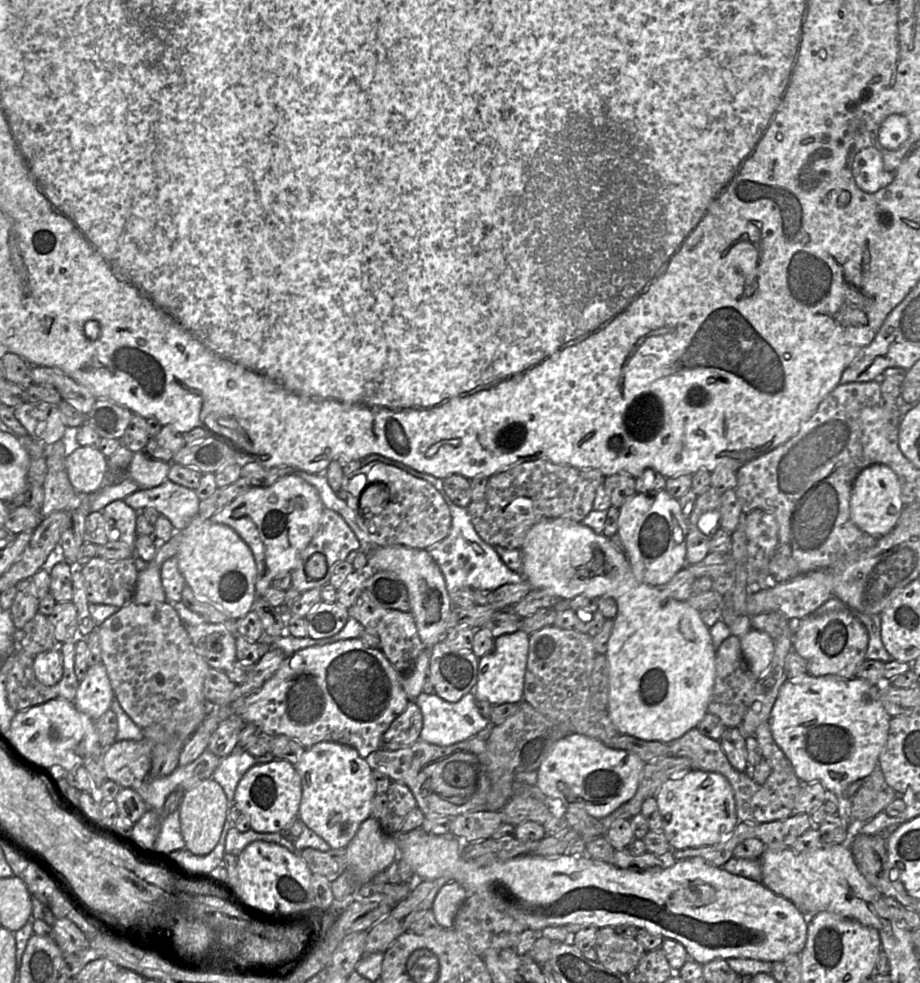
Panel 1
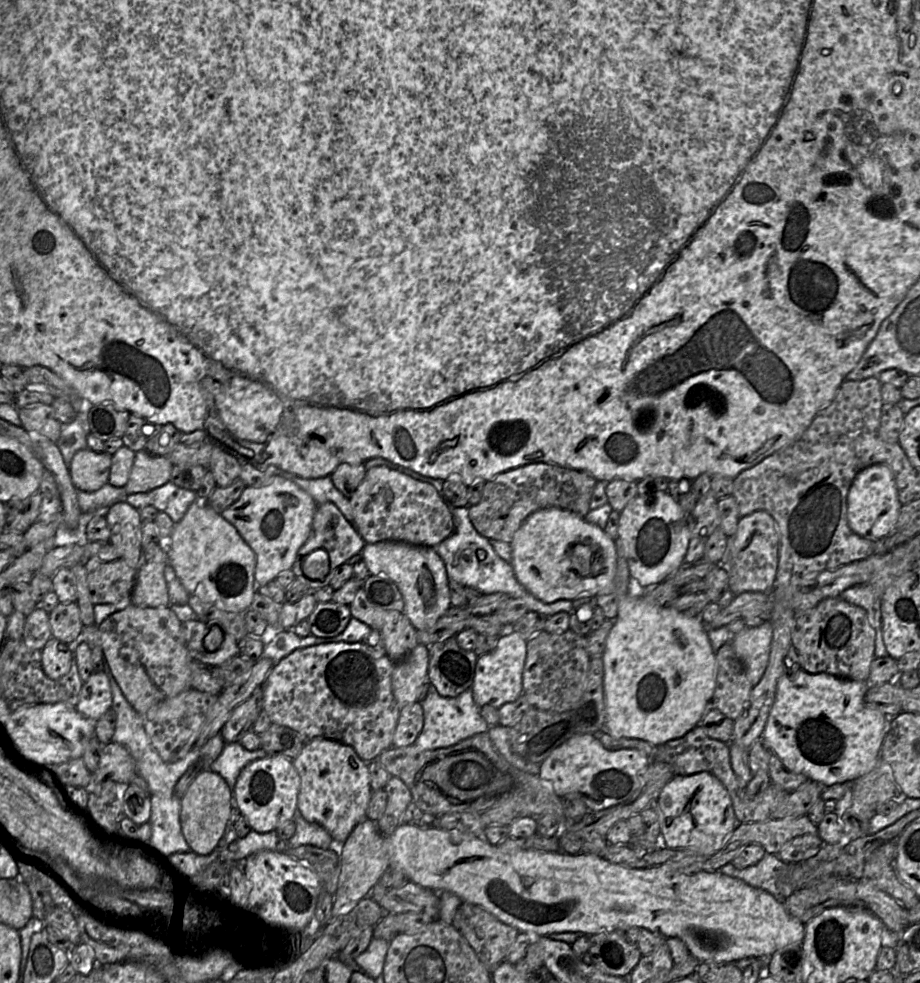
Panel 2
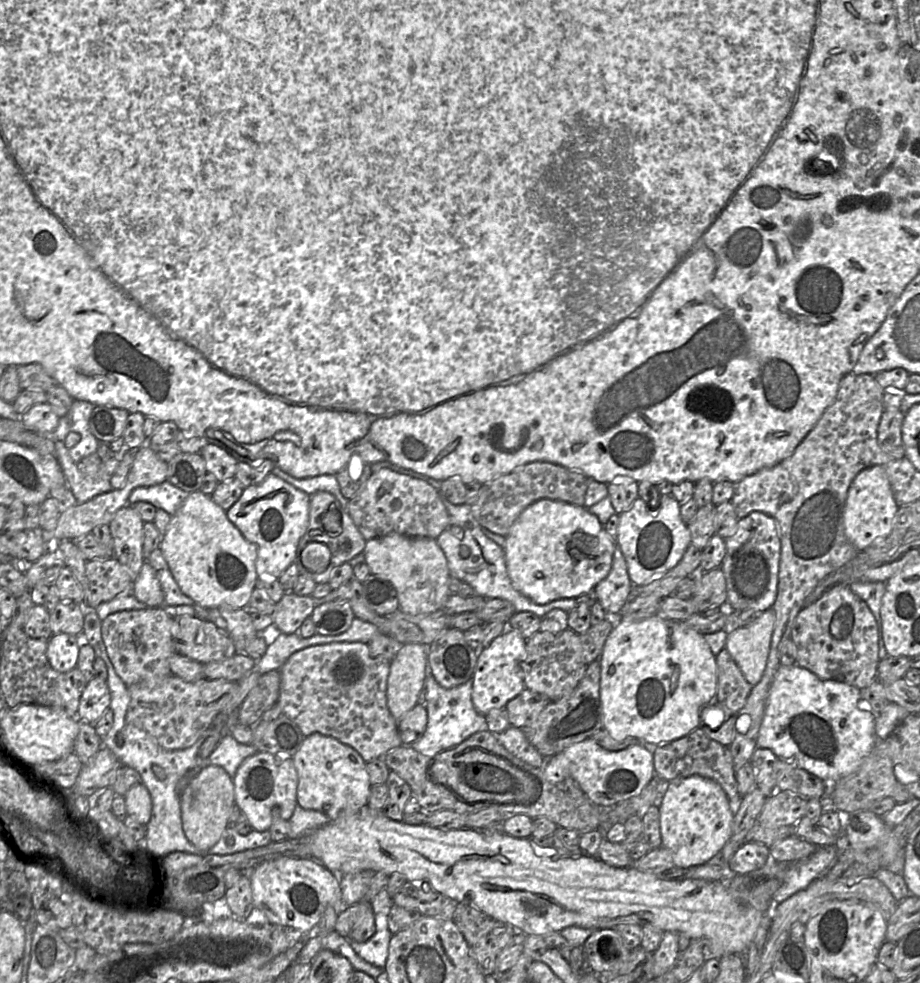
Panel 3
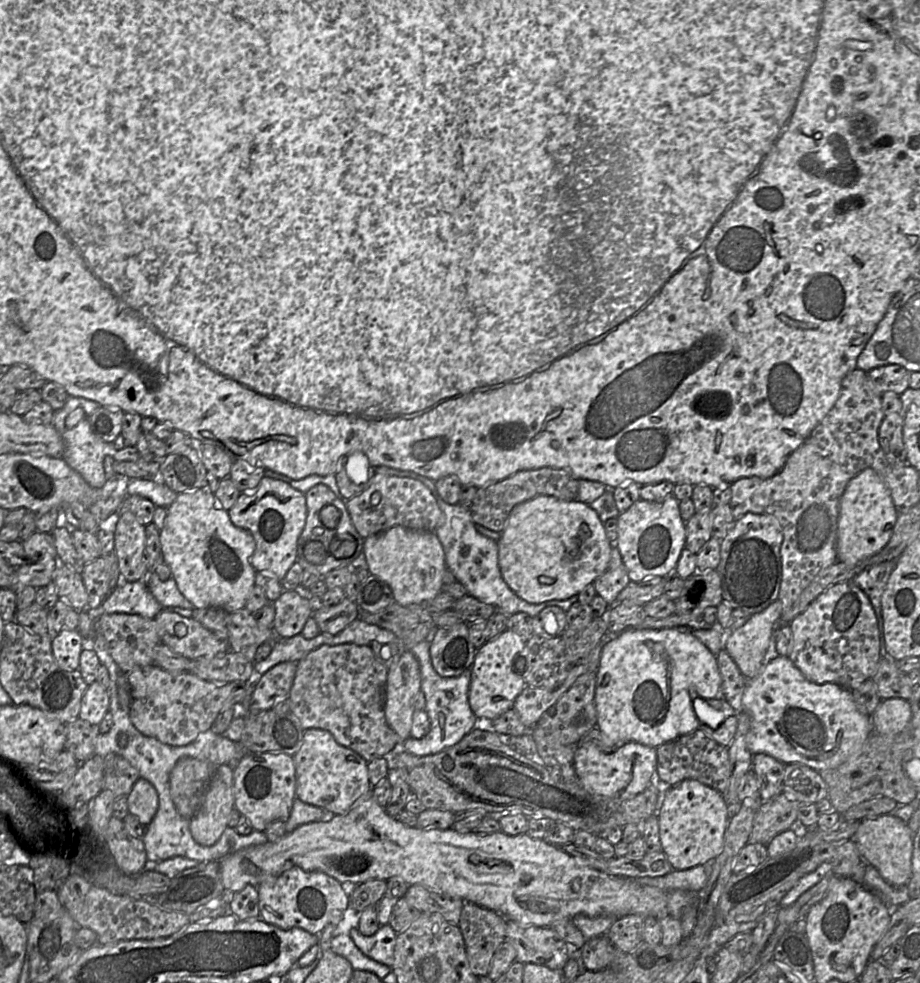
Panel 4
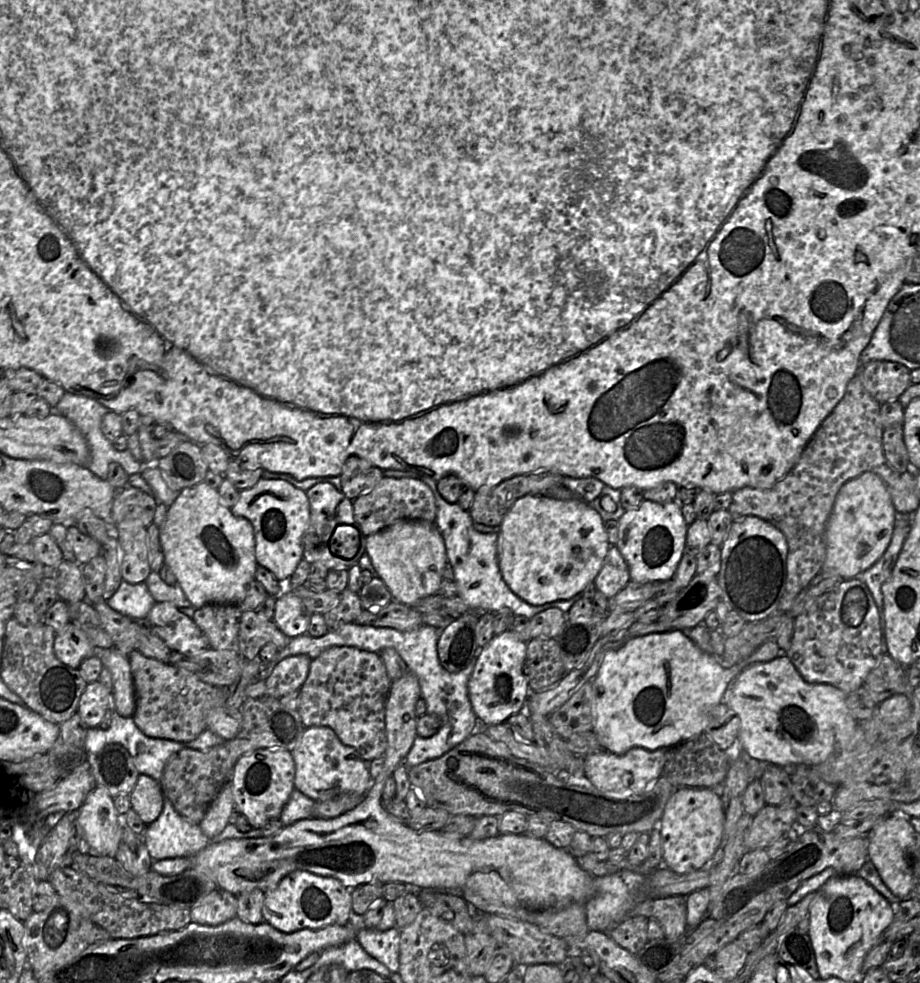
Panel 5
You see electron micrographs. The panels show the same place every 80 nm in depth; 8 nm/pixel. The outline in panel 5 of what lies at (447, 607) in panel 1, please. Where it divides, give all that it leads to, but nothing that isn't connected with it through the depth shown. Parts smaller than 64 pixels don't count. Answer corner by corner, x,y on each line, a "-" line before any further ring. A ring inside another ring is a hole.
399,520
367,536
365,552
370,557
377,576
391,592
393,601
412,605
439,592
443,569
448,560
443,537
434,522

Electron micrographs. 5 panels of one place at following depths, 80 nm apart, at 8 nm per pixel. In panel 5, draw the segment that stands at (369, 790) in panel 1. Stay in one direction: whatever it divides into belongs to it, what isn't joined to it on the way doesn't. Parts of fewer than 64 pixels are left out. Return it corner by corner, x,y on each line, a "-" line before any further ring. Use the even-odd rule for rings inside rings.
327,726
305,727
298,745
292,751
295,763
295,789
314,801
325,801
343,793
365,795
372,786
367,765
353,747
344,745

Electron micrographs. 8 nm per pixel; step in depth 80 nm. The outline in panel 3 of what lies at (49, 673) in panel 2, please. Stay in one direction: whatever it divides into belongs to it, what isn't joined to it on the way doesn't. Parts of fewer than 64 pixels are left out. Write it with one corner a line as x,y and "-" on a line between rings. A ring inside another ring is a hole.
82,633
77,636
53,634
48,640
46,652
51,667
58,672
68,672
77,667
82,645

